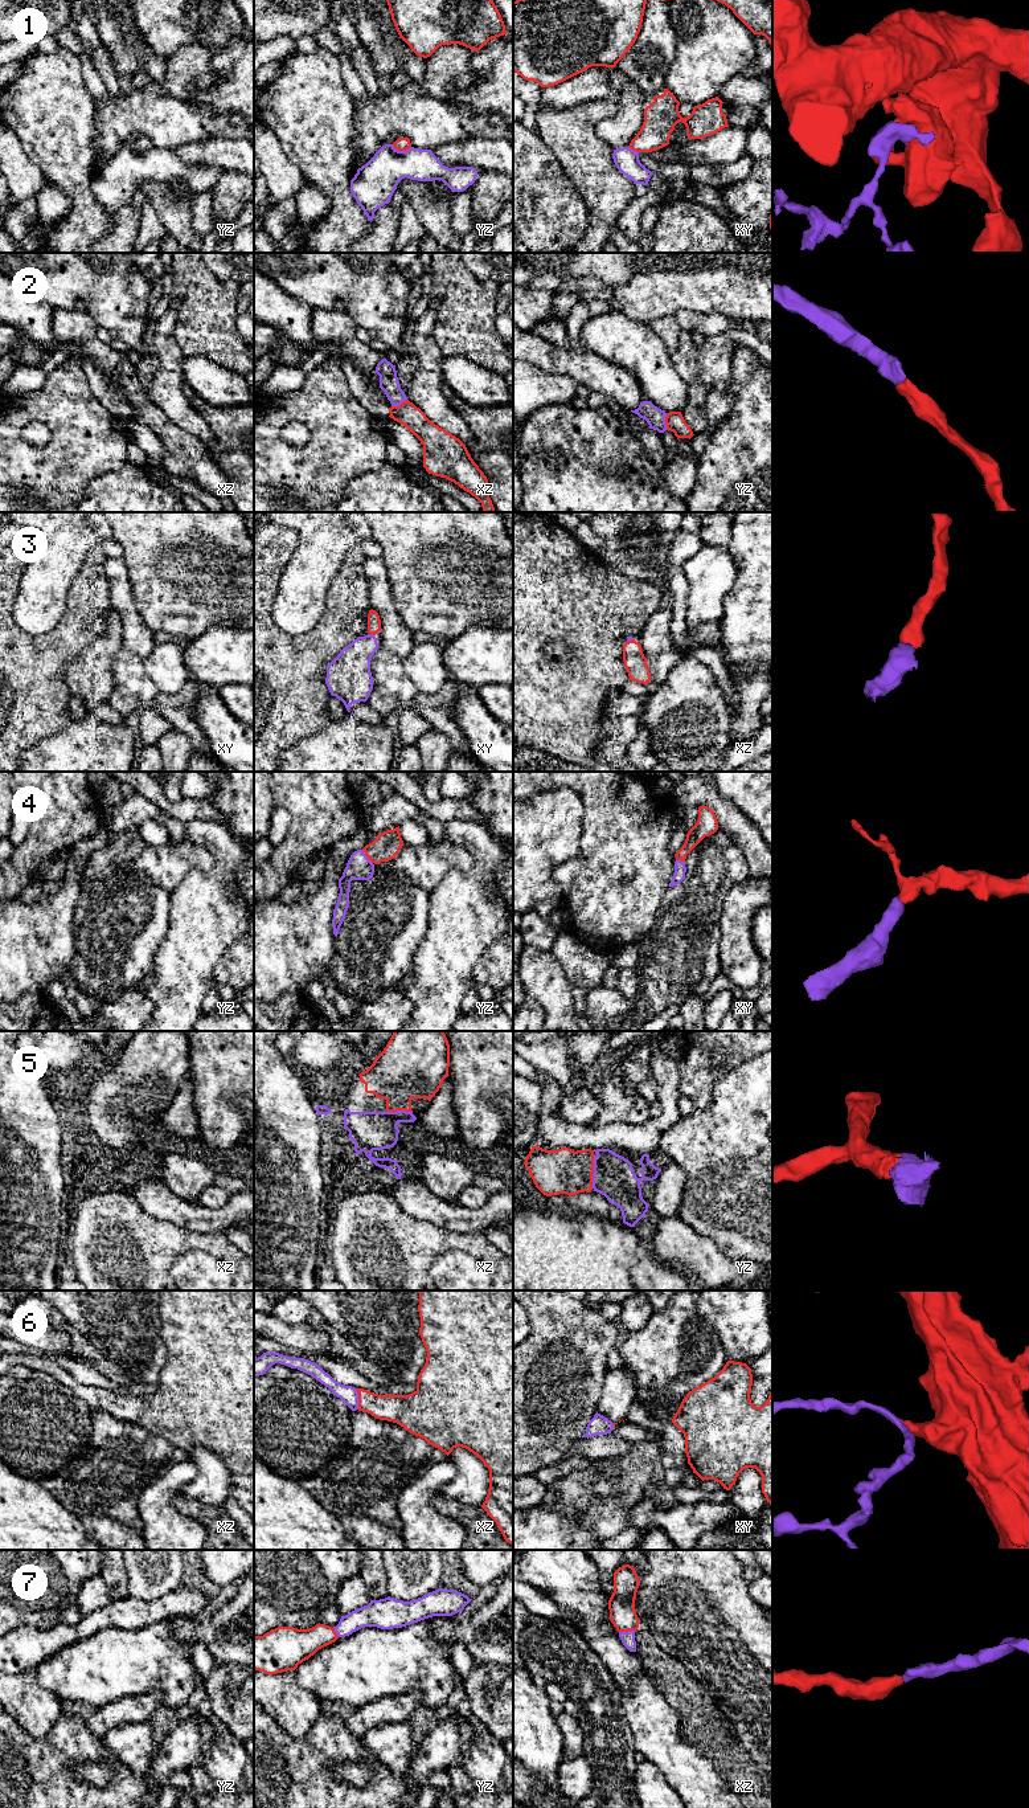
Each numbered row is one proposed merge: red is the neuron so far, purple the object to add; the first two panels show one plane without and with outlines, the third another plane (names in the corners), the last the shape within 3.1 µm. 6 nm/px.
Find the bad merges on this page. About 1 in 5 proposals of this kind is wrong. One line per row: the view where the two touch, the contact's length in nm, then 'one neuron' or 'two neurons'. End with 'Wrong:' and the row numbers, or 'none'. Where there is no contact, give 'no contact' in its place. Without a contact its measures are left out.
1: yz | 130 nm | two neurons
2: yz | 110 nm | one neuron
3: xy | 40 nm | one neuron
4: yz | 110 nm | one neuron
5: yz | 190 nm | one neuron
6: xz | 140 nm | one neuron
7: xz | 110 nm | one neuron
Wrong: 1

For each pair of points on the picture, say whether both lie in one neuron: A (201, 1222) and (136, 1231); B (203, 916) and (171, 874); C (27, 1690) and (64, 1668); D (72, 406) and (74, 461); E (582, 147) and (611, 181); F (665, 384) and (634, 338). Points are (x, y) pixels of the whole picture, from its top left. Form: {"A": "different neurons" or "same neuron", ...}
{"A": "different neurons", "B": "different neurons", "C": "different neurons", "D": "same neuron", "E": "same neuron", "F": "same neuron"}

